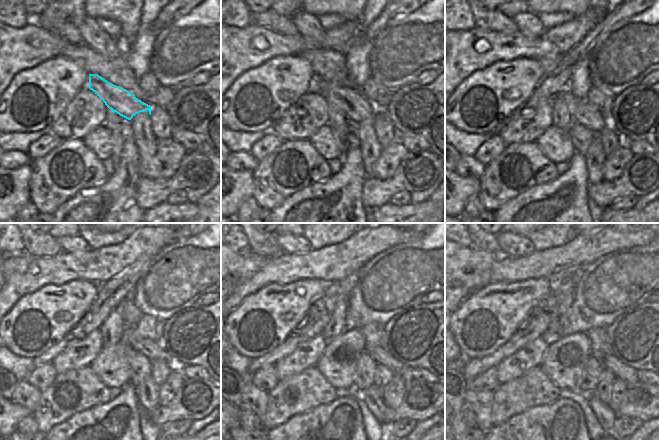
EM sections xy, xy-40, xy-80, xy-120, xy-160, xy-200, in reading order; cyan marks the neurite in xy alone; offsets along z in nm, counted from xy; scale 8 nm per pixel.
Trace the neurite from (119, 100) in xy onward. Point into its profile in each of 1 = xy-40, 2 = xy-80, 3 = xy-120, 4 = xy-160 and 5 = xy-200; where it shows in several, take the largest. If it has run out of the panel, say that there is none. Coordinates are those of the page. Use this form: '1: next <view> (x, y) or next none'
1: next xy-40 (349, 100)
2: next xy-80 (583, 113)
3: next xy-120 (153, 350)
4: next xy-160 (381, 355)
5: next xy-200 (626, 373)

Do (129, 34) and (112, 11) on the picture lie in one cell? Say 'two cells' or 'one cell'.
one cell

